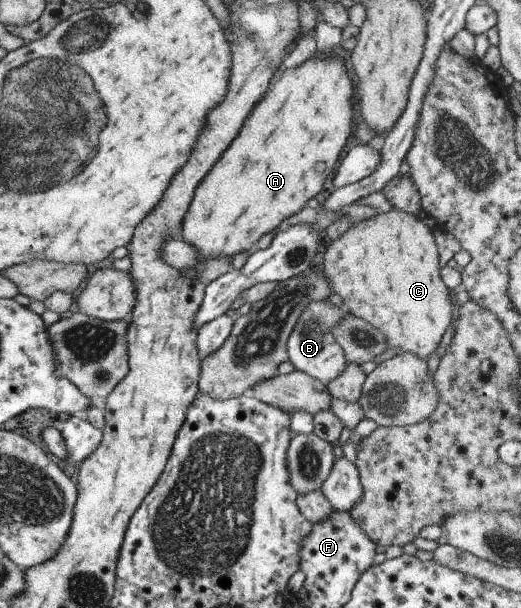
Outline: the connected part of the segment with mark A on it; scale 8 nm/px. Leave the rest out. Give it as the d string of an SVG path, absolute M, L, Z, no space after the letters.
M315 54L307 60L303 61L298 66L287 68L281 70L280 73L275 77L275 83L271 85L271 93L265 93L265 97L253 107L253 111L249 113L249 119L243 121L243 127L239 129L239 135L231 141L231 145L227 147L227 151L221 153L219 161L209 169L209 173L203 177L203 181L197 185L195 193L193 193L193 199L187 207L187 213L183 215L183 221L181 221L181 237L187 245L193 245L195 251L199 253L201 259L213 259L213 257L229 257L232 258L233 255L237 253L243 253L243 251L249 251L251 245L255 243L265 233L273 231L275 227L280 227L281 221L285 217L297 213L305 205L305 201L311 199L321 191L323 187L323 181L333 169L337 157L339 157L339 152L345 142L347 137L351 133L352 127L350 126L352 121L352 107L350 99L352 96L352 83L348 79L346 69L344 67L343 59L337 57L333 54L331 55L319 55Z

